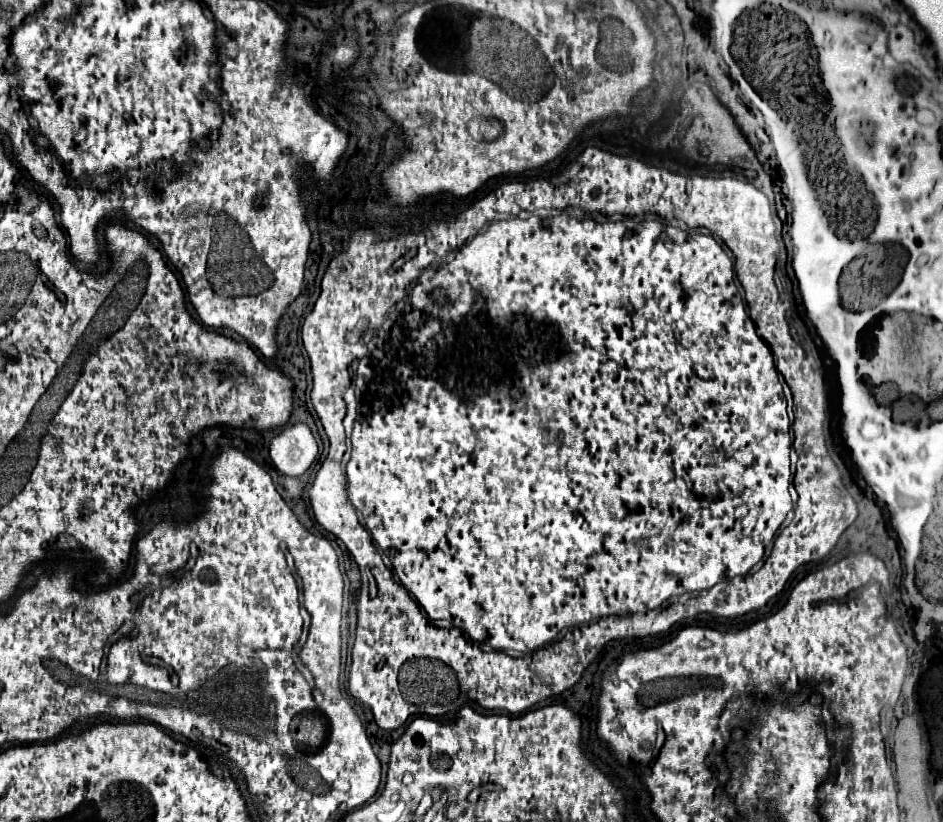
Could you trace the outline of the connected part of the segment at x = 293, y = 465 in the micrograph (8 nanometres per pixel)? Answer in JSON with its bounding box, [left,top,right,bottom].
[271,424,317,476]

